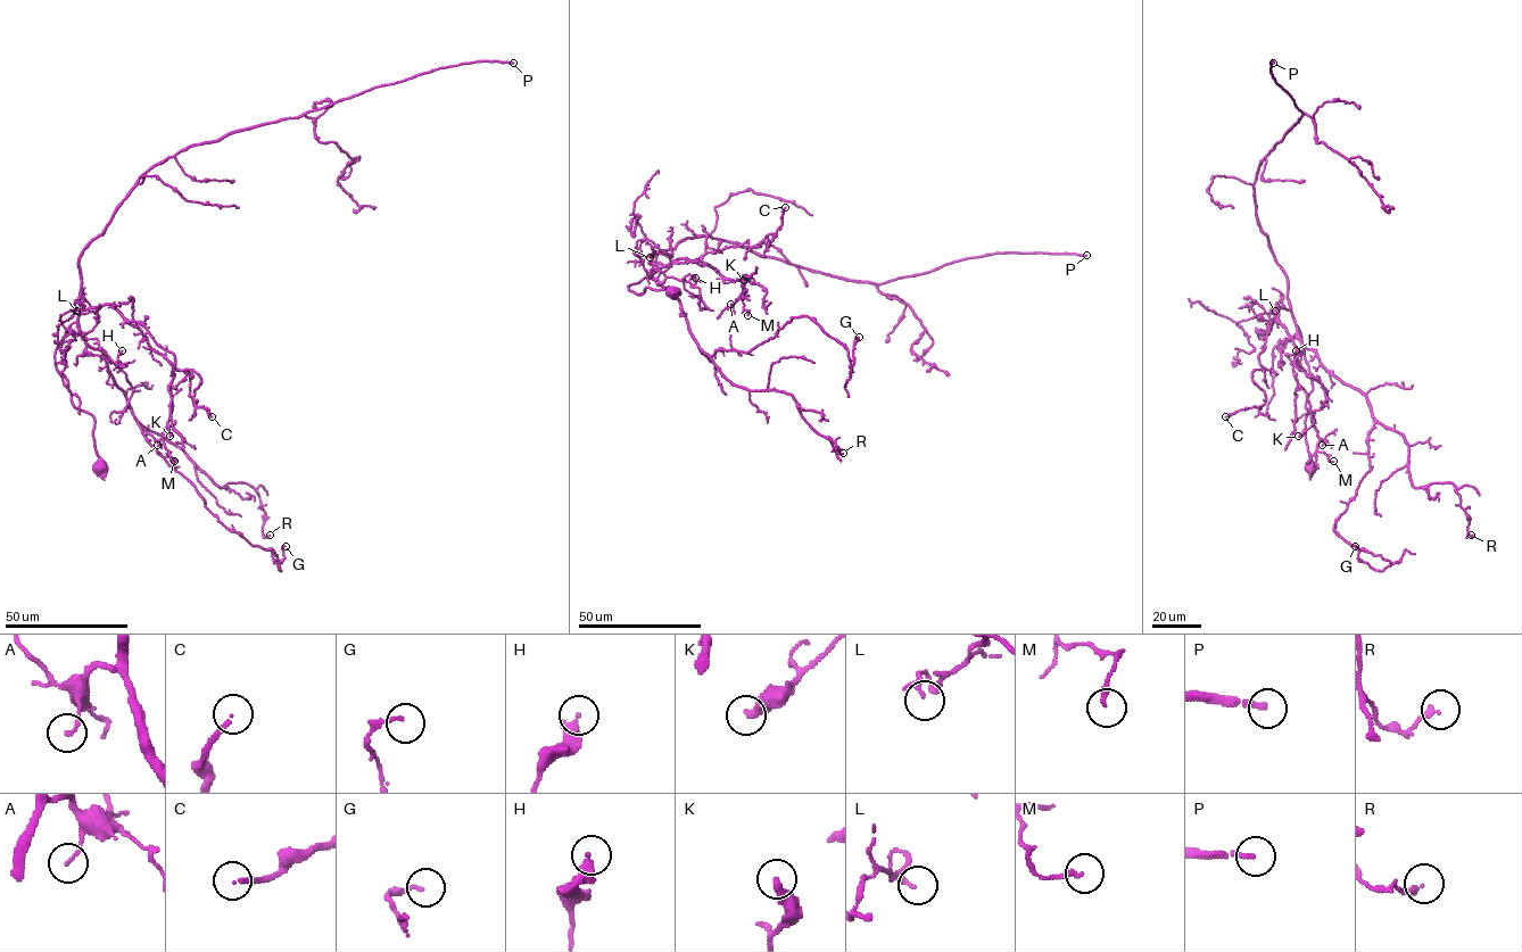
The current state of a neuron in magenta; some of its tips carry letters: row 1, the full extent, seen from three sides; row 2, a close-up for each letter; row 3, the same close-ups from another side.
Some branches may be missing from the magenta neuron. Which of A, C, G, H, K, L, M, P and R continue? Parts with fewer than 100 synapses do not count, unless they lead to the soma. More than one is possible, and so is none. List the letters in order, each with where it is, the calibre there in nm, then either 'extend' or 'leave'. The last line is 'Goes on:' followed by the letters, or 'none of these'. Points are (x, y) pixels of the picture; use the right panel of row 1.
A: (1322, 445) | 130 nm | leave
C: (1225, 416) | 170 nm | leave
G: (1355, 546) | 110 nm | leave
H: (1296, 350) | 440 nm | leave
K: (1298, 436) | 420 nm | leave
L: (1275, 311) | 220 nm | leave
M: (1333, 461) | 190 nm | leave
P: (1273, 63) | 200 nm | extend
R: (1471, 535) | 200 nm | leave
Goes on: P

